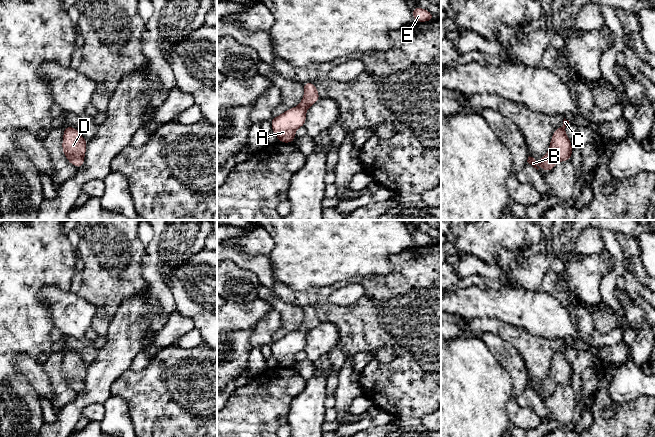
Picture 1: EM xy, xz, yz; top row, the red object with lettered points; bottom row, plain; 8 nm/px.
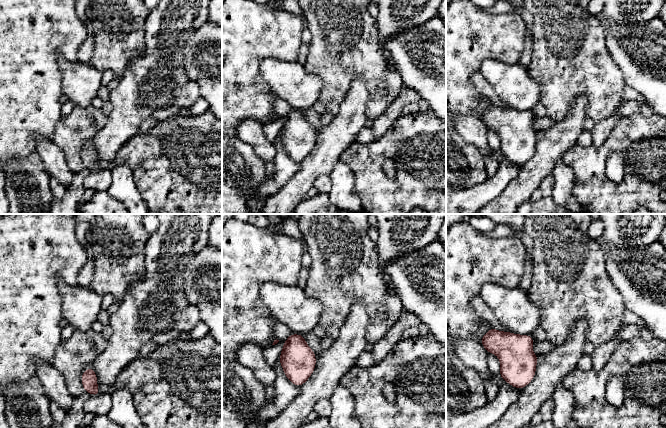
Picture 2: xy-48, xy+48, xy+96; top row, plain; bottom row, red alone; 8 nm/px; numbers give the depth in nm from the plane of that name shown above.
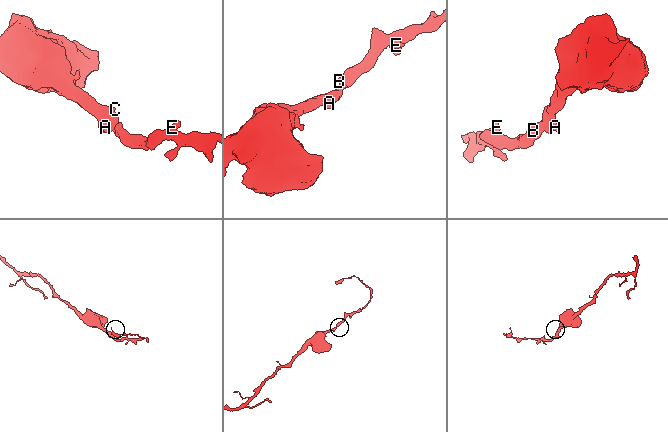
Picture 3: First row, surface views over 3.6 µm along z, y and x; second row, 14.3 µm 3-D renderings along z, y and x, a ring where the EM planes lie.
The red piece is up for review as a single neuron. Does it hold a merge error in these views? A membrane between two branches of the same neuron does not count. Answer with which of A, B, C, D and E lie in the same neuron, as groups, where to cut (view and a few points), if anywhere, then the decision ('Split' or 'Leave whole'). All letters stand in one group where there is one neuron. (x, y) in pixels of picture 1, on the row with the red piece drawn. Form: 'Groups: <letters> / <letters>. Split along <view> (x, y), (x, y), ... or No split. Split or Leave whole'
Groups: A B C D E. No split. Leave whole

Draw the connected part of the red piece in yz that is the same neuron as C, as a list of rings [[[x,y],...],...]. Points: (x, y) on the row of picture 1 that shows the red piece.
[[[564,118],[563,126],[556,128],[549,145],[548,153],[538,162],[546,172],[551,172],[558,161],[570,161],[572,157],[572,143],[565,133],[569,121]]]

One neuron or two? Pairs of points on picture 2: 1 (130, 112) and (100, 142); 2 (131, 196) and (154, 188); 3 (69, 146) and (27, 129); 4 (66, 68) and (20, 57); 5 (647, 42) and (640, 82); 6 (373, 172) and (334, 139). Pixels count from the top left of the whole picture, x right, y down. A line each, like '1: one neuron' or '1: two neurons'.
1: one neuron
2: two neurons
3: two neurons
4: two neurons
5: one neuron
6: two neurons

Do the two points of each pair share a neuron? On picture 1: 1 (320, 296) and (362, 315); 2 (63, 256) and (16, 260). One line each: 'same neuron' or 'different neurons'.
1: same neuron
2: same neuron

